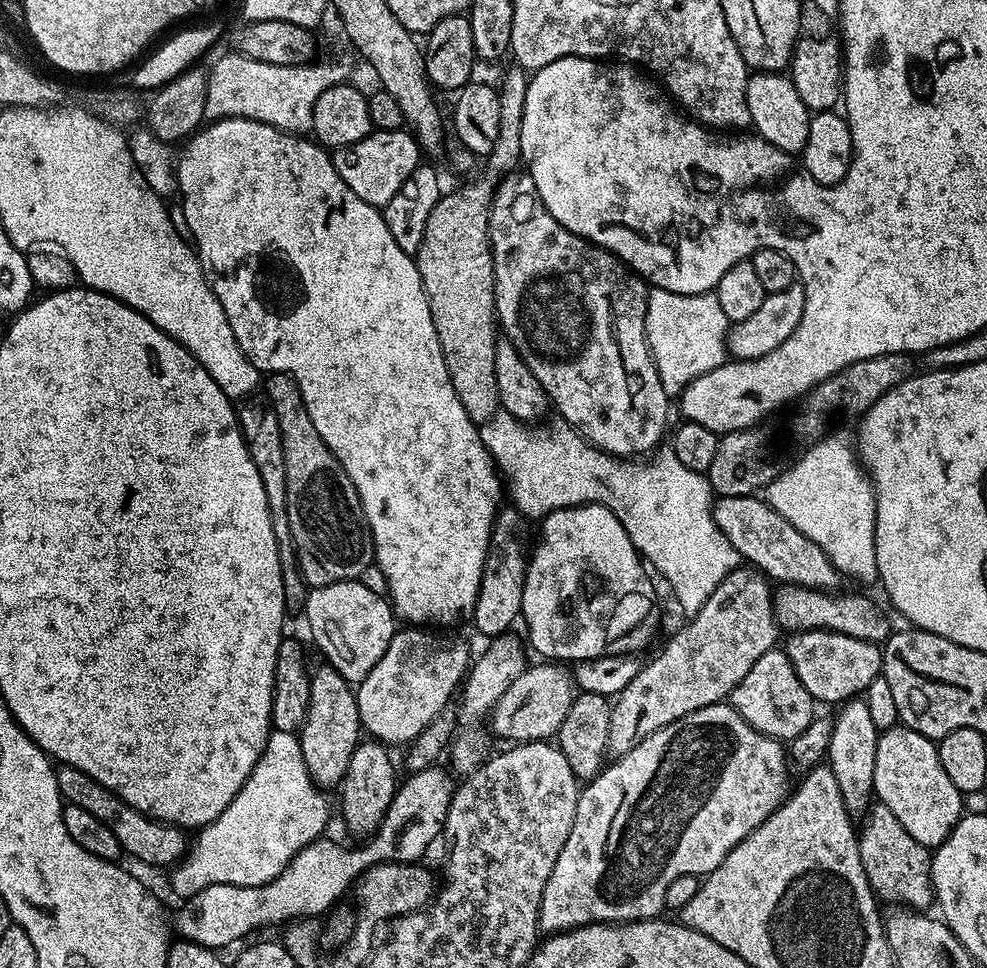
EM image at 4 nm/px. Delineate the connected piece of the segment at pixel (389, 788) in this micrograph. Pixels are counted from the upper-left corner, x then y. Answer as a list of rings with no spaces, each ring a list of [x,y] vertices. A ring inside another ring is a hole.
[[[368,738],[360,742],[350,756],[350,766],[338,785],[340,808],[344,811],[344,824],[356,836],[368,838],[383,822],[384,812],[396,794],[398,778],[392,765],[392,756],[385,745]]]

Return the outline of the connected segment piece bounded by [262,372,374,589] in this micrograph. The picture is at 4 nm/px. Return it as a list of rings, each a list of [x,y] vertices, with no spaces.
[[[274,372],[263,381],[262,388],[263,391],[268,391],[266,393],[266,399],[271,404],[274,414],[278,414],[278,430],[282,430],[282,454],[286,458],[286,514],[290,522],[292,544],[296,548],[296,563],[300,565],[300,573],[305,584],[308,585],[309,589],[314,589],[321,588],[322,586],[330,586],[334,582],[359,580],[360,575],[374,563],[372,531],[368,525],[368,519],[364,516],[364,508],[360,505],[359,494],[354,490],[354,486],[350,482],[346,470],[342,470],[338,458],[334,458],[334,454],[326,446],[326,442],[322,442],[322,434],[318,434],[318,430],[314,430],[314,422],[310,422],[310,414],[306,414],[306,402],[302,402],[302,390],[298,390],[294,378],[288,375],[287,372]]]

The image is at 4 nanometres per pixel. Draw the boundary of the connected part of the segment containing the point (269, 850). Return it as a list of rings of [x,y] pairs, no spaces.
[[[271,731],[264,752],[258,758],[256,769],[248,776],[247,782],[238,790],[234,802],[222,810],[214,823],[199,829],[197,840],[191,841],[183,860],[171,869],[172,892],[187,902],[197,896],[208,886],[229,884],[250,888],[268,884],[301,852],[312,840],[321,839],[325,835],[324,827],[328,824],[328,800],[307,772],[306,762],[302,758],[300,737],[296,732]]]

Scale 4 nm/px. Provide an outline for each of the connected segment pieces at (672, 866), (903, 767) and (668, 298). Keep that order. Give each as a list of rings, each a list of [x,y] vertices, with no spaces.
[[[721,702],[719,704],[711,704],[705,708],[694,710],[694,714],[686,714],[686,718],[678,718],[674,722],[662,726],[654,734],[650,734],[642,742],[638,742],[638,746],[634,746],[634,750],[630,750],[630,754],[621,756],[615,762],[609,763],[607,767],[601,771],[599,776],[587,781],[587,783],[581,787],[578,806],[574,814],[574,826],[570,826],[570,834],[566,838],[566,846],[562,846],[562,854],[558,854],[558,862],[554,862],[554,870],[550,870],[550,878],[546,878],[546,890],[542,890],[539,931],[544,934],[555,934],[558,932],[566,932],[569,928],[581,928],[587,924],[626,924],[629,920],[650,920],[659,917],[661,913],[665,911],[664,899],[666,898],[666,886],[670,886],[670,882],[674,882],[674,878],[682,878],[683,876],[707,877],[708,873],[714,871],[714,869],[724,861],[726,854],[730,854],[730,850],[734,850],[734,846],[738,842],[742,842],[742,838],[746,838],[754,829],[758,826],[762,826],[762,822],[766,822],[766,818],[769,814],[775,812],[776,809],[784,803],[790,792],[790,784],[788,788],[788,768],[790,769],[790,756],[786,751],[785,745],[781,743],[781,741],[775,740],[773,736],[767,736],[751,728],[751,726],[734,711],[731,703]]]
[[[903,726],[886,728],[879,733],[873,793],[875,799],[886,805],[890,814],[894,814],[894,818],[906,826],[906,834],[929,850],[937,848],[952,833],[965,811],[965,797],[958,786],[950,782],[946,770],[942,770],[937,741]]]
[[[653,287],[646,306],[646,338],[658,378],[670,398],[679,397],[694,378],[714,370],[726,360],[726,341],[730,322],[722,314],[715,291],[702,294],[674,294]]]

